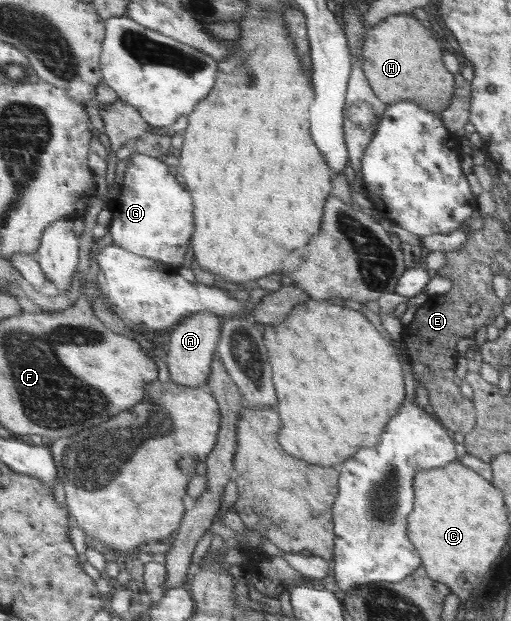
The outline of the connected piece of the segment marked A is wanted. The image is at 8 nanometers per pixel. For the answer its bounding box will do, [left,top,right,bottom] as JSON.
[165,311,221,388]

